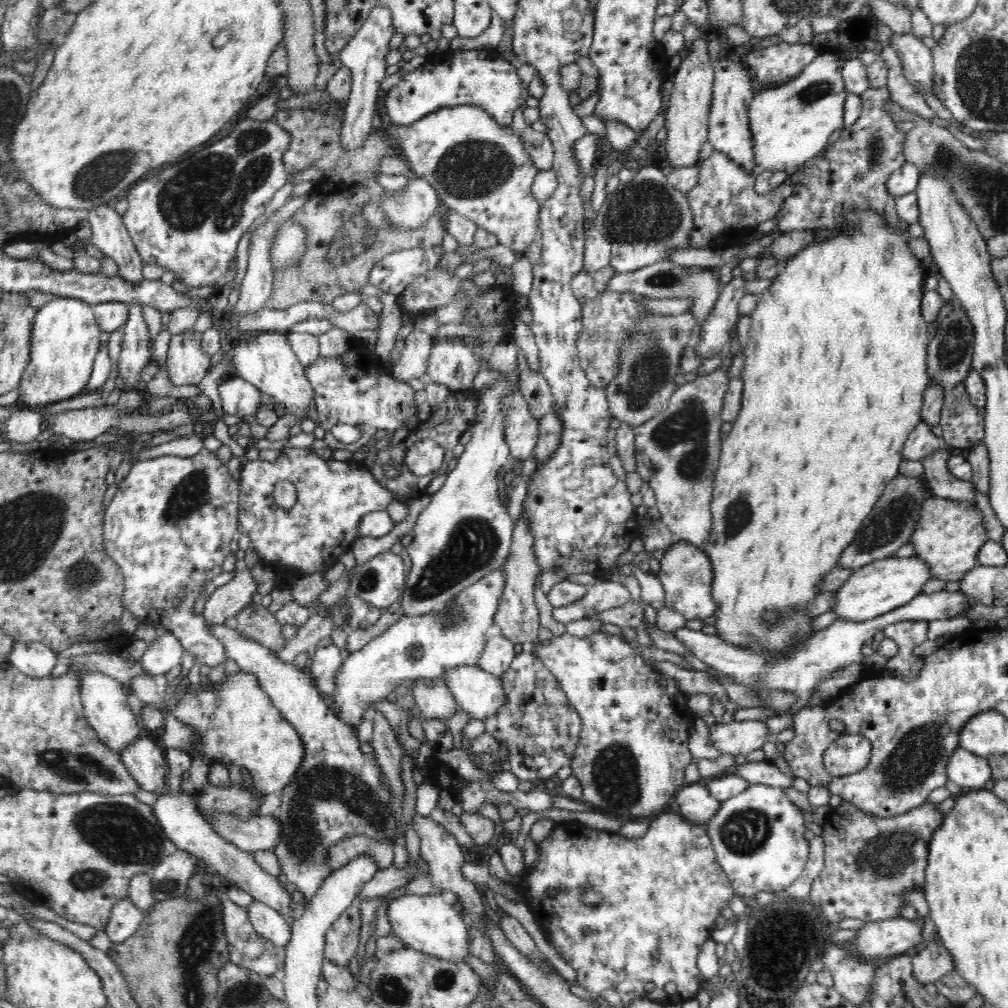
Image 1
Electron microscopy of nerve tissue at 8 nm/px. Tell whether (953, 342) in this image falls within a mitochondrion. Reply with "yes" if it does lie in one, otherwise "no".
yes

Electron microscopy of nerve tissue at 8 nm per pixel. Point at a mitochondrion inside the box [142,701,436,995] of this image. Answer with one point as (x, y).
(303, 839)

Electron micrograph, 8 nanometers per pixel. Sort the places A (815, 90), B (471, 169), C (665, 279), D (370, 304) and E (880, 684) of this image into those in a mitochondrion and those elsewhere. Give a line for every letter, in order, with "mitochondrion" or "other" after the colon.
A: mitochondrion
B: mitochondrion
C: mitochondrion
D: other
E: other

